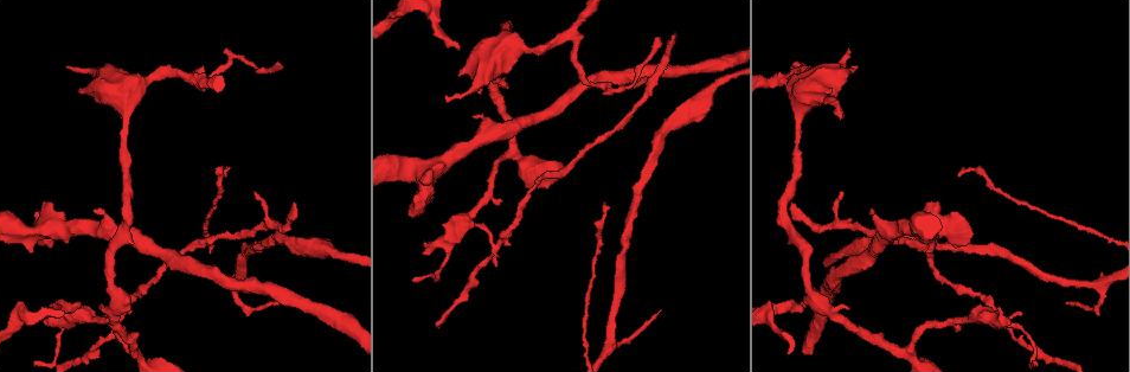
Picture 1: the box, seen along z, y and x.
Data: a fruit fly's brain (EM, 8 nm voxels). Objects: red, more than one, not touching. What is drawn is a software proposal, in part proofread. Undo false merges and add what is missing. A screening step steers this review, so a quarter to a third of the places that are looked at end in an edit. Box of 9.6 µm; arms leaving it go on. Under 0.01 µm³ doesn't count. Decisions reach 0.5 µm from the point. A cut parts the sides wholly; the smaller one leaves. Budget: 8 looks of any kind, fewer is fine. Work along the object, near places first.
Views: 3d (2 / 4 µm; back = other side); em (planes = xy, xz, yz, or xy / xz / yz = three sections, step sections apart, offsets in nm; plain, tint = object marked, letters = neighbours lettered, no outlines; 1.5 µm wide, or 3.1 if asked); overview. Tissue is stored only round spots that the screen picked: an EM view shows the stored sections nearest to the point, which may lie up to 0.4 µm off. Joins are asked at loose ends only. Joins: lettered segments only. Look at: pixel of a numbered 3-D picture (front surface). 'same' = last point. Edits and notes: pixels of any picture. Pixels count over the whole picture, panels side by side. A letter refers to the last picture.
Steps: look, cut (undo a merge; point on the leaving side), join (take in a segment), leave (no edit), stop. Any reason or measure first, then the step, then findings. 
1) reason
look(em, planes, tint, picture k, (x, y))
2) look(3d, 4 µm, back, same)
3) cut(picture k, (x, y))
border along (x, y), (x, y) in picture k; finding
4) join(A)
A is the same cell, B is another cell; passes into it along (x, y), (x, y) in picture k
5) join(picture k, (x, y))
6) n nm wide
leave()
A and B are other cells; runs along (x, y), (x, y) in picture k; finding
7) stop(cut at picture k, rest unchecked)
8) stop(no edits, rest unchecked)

two arms in line, one across
look(3d, 2 µm, picture 1, (497, 240))

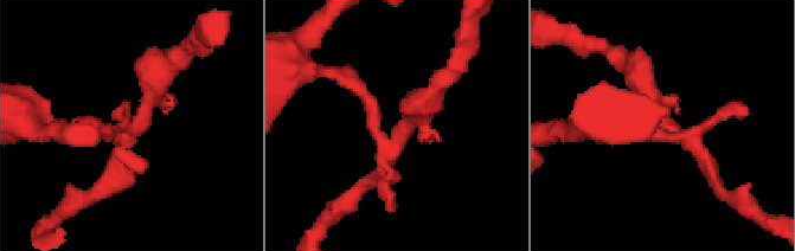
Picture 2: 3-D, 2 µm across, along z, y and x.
now the EM
look(em, xy, step 4, letters, picture 2, (660, 126))

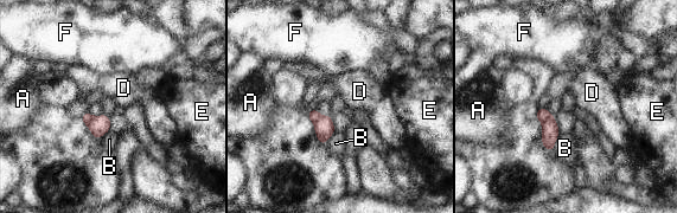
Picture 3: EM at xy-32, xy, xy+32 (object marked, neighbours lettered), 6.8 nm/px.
cut(picture 3, (99, 126))
A, B, D, E and F are other cells; border along (91, 116), (87, 124) in picture 3; a second cell is stuck on

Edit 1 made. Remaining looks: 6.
look(overview)

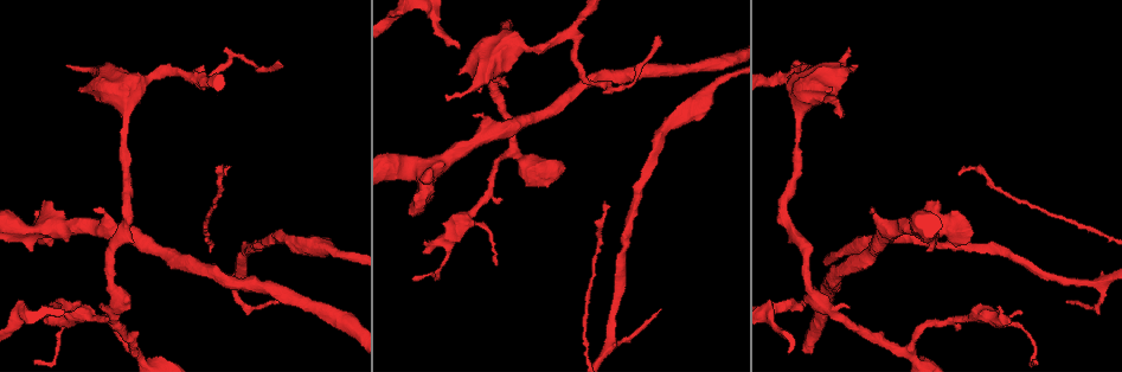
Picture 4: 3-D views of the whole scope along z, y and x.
thin end
look(em, yz, step 4, tint, picture 4, (66, 66))

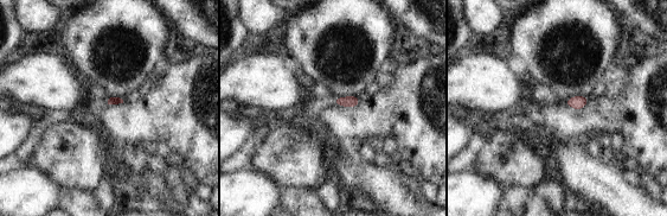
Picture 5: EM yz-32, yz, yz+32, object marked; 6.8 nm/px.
look(em, yz, step 4, letters, same)

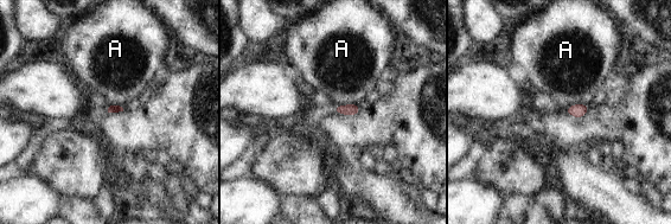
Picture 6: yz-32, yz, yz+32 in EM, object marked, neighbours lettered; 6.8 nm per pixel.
leave()
A is another cell; no lettered segment goes on from it

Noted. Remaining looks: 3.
stop(cut at picture 3, rest unchecked)

